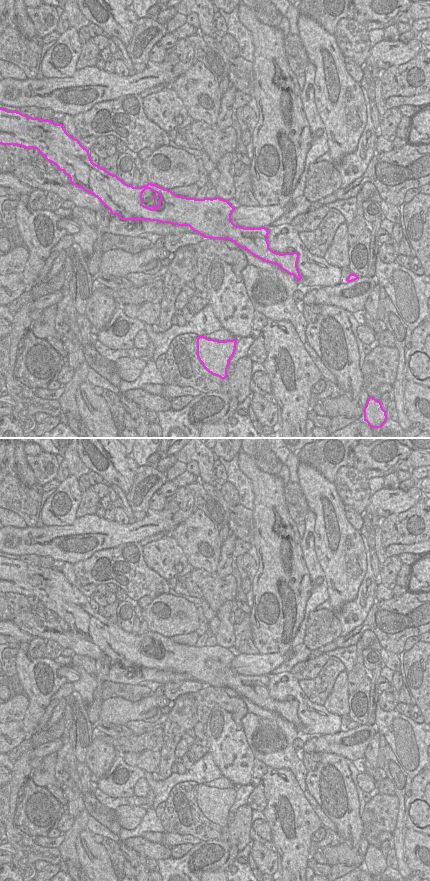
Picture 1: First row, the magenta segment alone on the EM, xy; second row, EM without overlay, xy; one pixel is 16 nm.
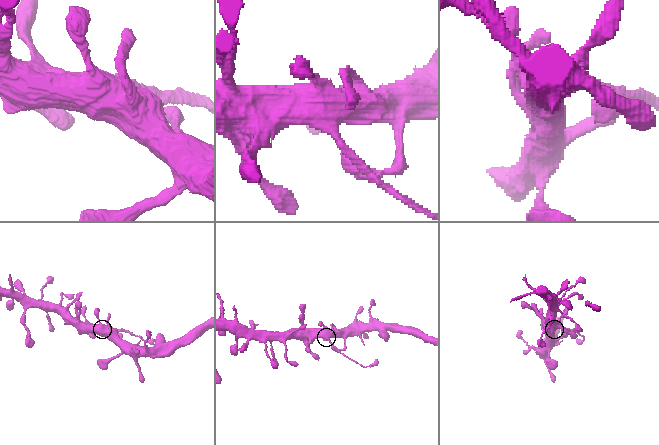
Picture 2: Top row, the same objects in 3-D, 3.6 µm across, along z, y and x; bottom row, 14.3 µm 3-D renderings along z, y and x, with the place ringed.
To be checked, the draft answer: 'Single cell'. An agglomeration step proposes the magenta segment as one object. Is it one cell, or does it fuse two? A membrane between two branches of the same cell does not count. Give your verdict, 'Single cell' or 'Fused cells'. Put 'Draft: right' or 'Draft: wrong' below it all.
Fused cells
Draft: wrong

